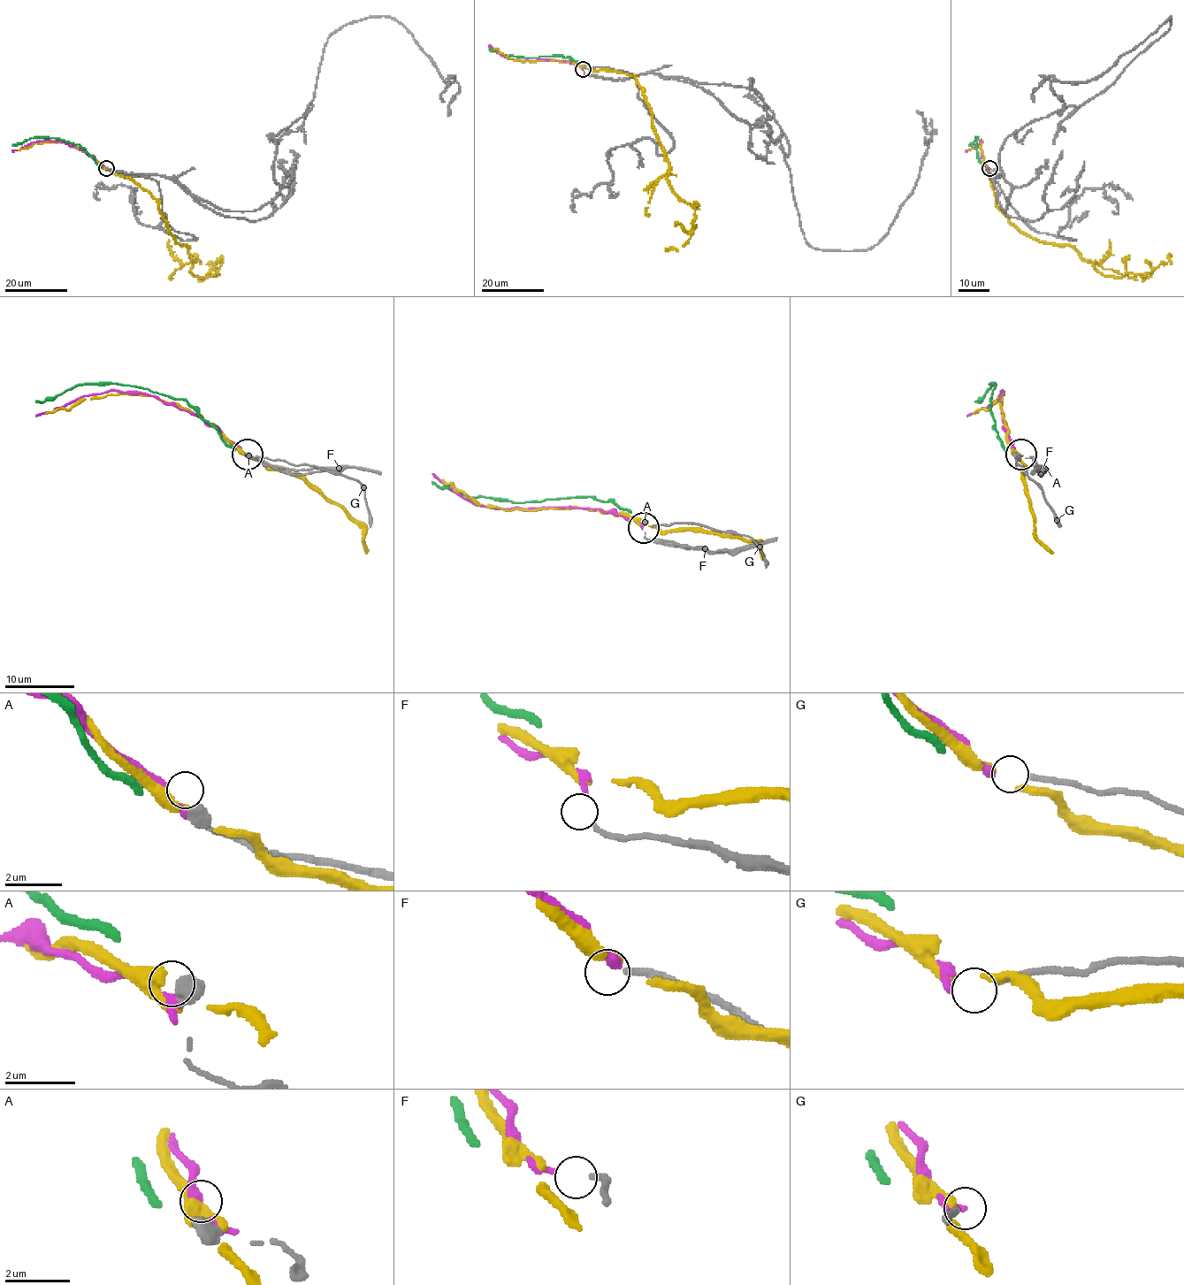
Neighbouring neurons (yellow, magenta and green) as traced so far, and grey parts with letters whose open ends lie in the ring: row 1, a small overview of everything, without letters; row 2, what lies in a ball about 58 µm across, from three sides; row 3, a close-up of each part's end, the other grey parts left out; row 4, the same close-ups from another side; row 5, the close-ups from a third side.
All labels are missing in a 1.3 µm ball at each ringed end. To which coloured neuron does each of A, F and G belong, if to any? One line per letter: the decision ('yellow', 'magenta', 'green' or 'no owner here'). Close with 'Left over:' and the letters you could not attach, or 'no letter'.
A: no owner here
F: magenta
G: no owner here
Left over: A, G

